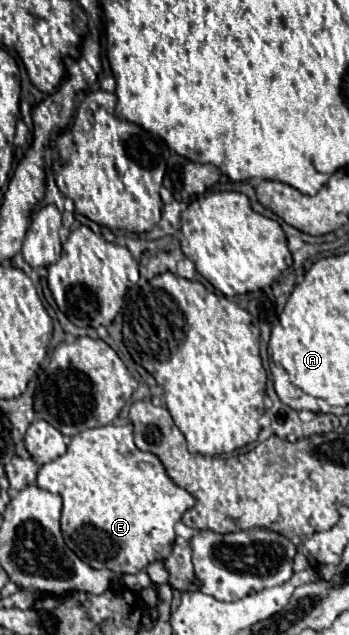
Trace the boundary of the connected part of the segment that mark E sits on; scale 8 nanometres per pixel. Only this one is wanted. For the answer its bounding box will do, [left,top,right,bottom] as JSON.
[35,424,195,574]

